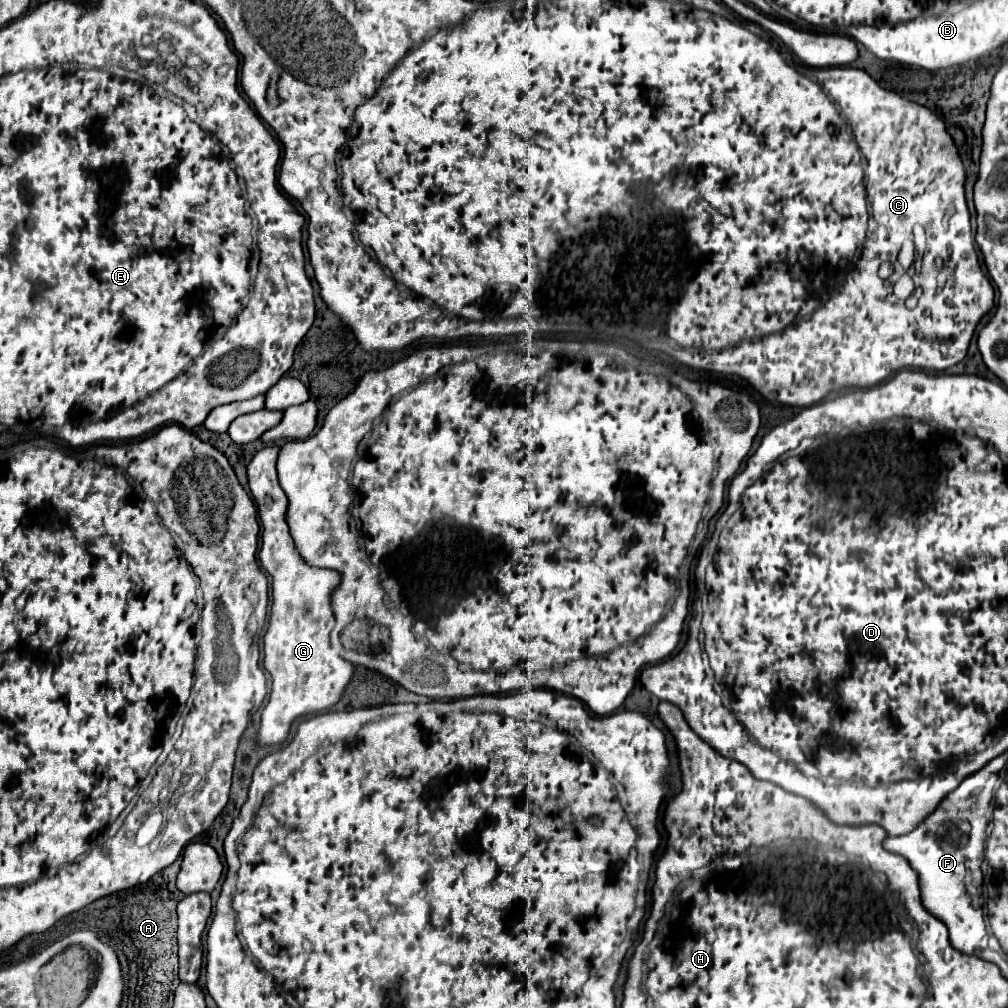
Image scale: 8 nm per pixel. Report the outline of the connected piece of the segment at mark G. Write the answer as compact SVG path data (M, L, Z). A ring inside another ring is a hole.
M267 446L259 450L247 466L249 488L257 500L259 518L263 522L263 544L259 550L259 560L267 574L273 578L273 618L269 622L263 646L265 668L271 674L271 698L261 712L261 730L257 736L257 740L267 746L281 744L287 738L295 718L321 712L337 704L353 676L353 664L337 656L329 646L329 632L335 624L329 606L329 594L339 584L339 574L335 570L311 568L303 564L295 552L285 522L287 498L279 486L275 470L277 452L277 446Z

